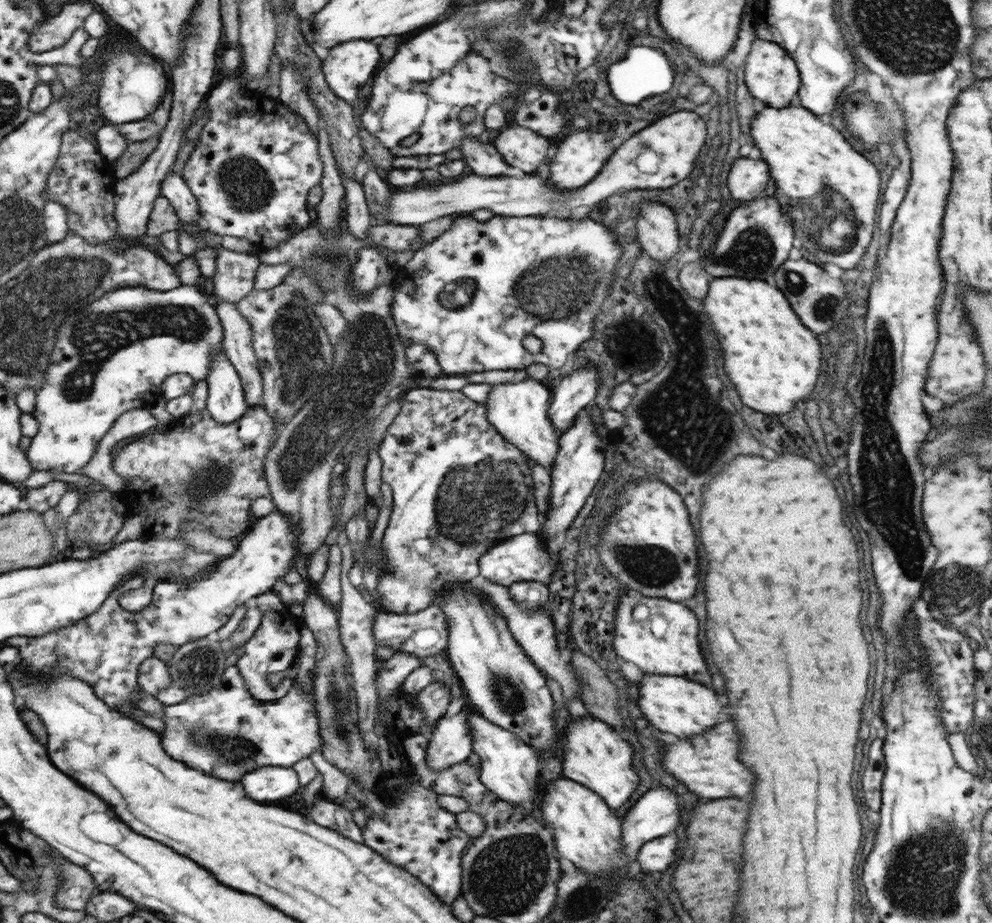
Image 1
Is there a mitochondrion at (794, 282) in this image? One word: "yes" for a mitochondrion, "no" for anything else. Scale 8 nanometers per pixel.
yes

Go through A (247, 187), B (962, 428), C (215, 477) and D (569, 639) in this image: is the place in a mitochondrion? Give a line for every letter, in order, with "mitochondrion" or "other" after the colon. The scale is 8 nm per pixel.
A: mitochondrion
B: mitochondrion
C: mitochondrion
D: other

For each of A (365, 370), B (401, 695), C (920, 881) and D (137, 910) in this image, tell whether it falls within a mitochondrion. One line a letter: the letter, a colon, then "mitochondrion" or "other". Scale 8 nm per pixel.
A: mitochondrion
B: other
C: mitochondrion
D: other

